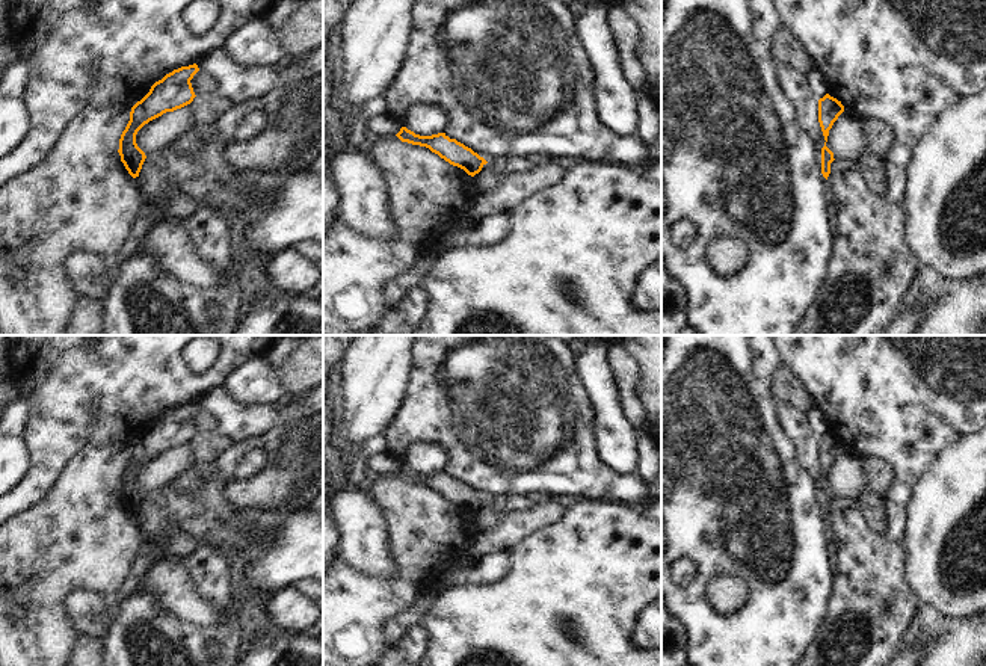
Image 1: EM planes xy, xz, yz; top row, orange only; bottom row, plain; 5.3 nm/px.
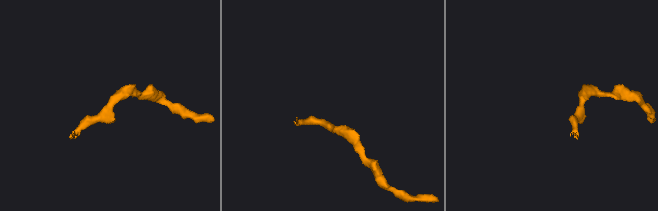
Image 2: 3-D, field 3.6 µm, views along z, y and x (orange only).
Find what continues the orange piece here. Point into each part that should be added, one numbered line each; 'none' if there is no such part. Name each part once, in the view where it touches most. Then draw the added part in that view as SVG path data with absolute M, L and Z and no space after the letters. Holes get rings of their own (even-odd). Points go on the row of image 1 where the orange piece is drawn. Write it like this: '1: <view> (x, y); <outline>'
none

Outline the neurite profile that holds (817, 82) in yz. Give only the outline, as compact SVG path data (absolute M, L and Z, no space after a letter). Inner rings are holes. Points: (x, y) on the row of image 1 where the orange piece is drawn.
M812 68L808 74L806 74L806 80L809 83L809 88L812 91L812 94L820 100L827 94L827 82L824 74L817 69Z

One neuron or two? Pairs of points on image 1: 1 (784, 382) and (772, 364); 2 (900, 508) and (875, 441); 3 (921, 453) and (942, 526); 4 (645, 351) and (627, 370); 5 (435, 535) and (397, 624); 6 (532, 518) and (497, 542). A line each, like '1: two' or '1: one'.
1: two
2: one
3: two
4: two
5: two
6: one

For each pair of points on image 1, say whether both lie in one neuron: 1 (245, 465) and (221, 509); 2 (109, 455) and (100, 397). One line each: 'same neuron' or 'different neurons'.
1: different neurons
2: different neurons

